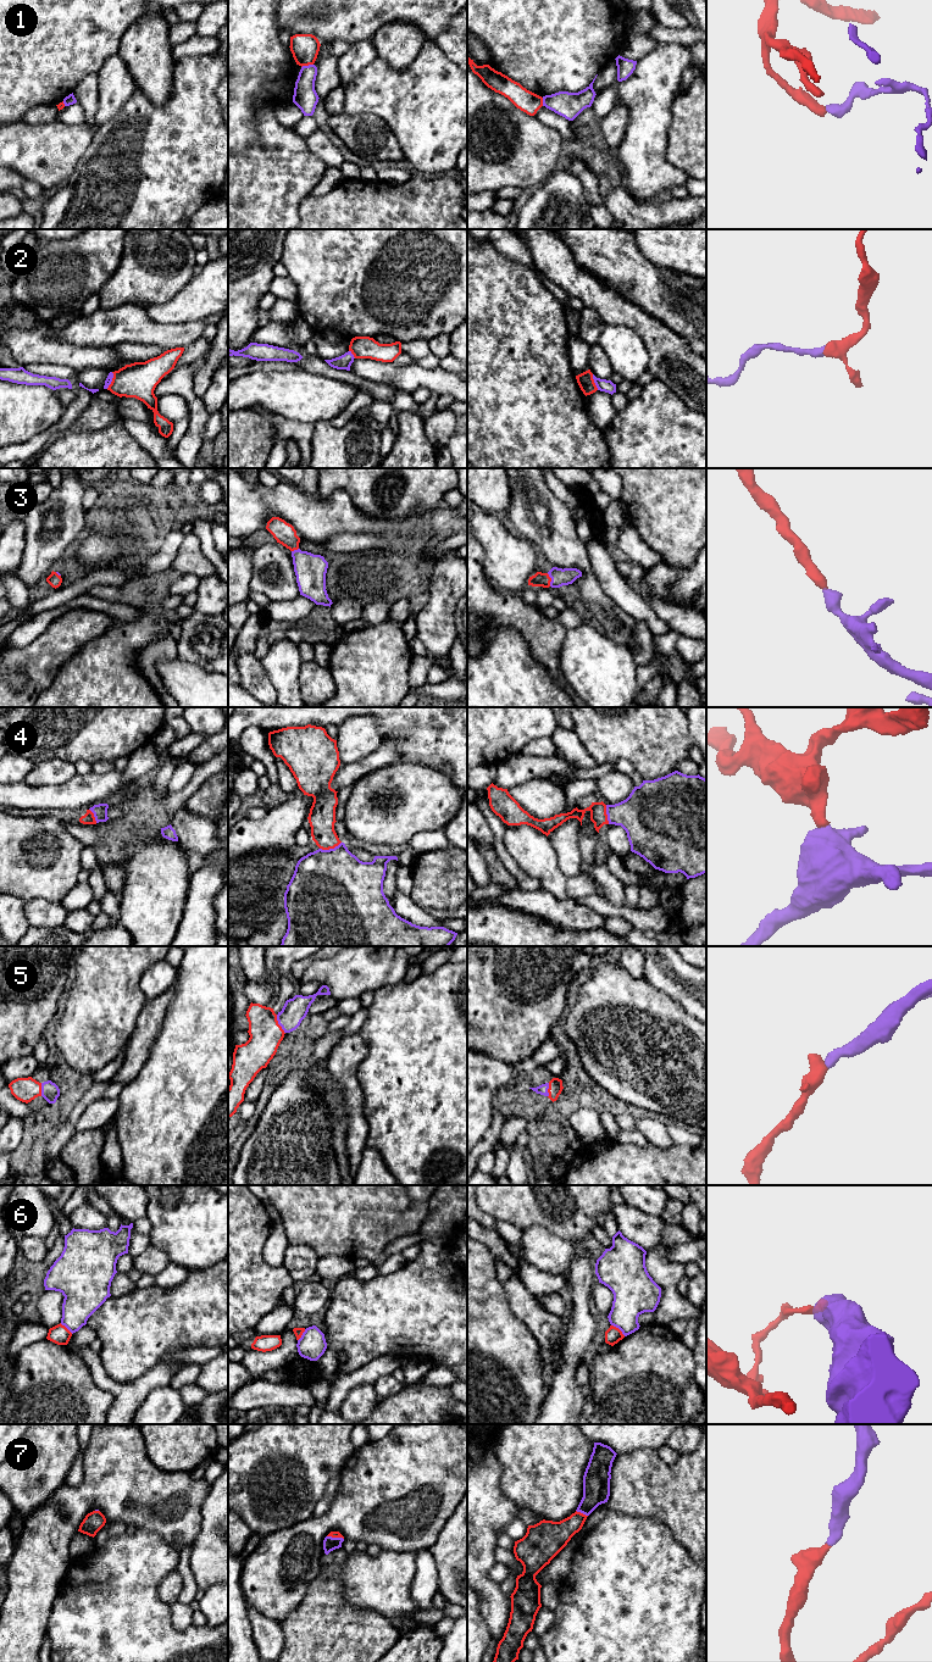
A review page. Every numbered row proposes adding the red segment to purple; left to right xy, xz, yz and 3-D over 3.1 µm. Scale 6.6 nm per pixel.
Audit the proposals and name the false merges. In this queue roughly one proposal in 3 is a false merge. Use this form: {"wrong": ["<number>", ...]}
{"wrong": ["1", "2", "6"]}

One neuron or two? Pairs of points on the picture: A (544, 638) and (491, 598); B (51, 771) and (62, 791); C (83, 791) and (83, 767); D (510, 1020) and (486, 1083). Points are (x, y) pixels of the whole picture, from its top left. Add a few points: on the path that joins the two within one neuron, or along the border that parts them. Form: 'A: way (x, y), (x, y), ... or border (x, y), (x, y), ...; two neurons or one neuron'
A: way (531, 624), (515, 612), (504, 609); one neuron
B: border (76, 772), (71, 778), (59, 784), (31, 784); two neurons
C: border (90, 770), (86, 773), (76, 773); two neurons
D: border (480, 1050), (510, 1065); two neurons

